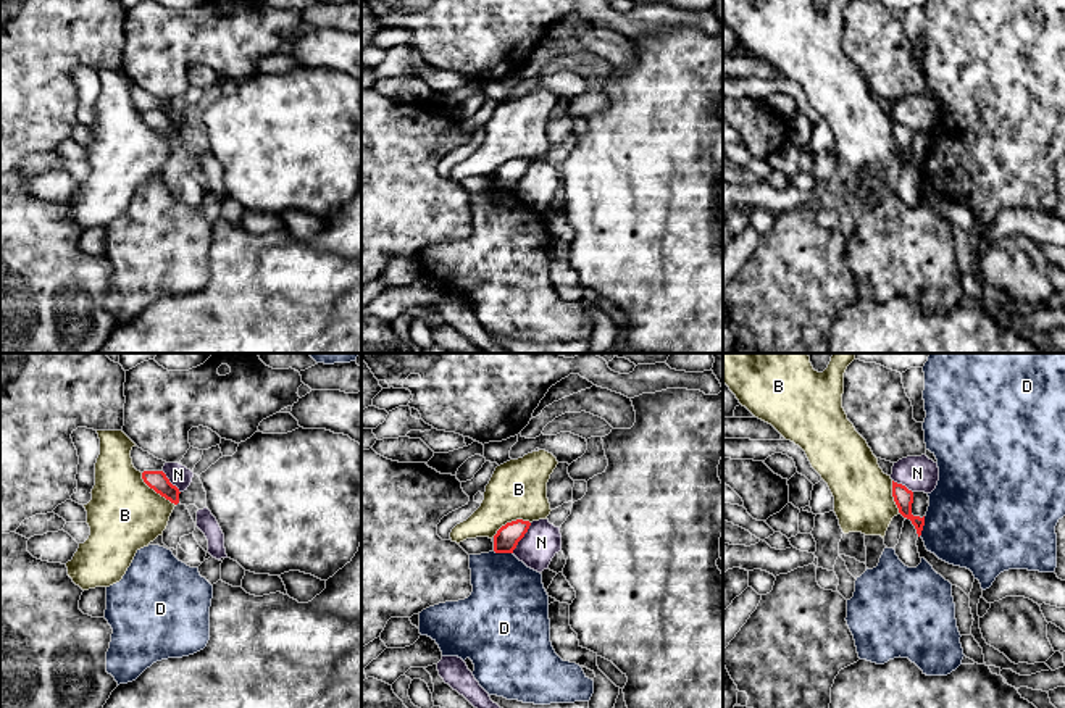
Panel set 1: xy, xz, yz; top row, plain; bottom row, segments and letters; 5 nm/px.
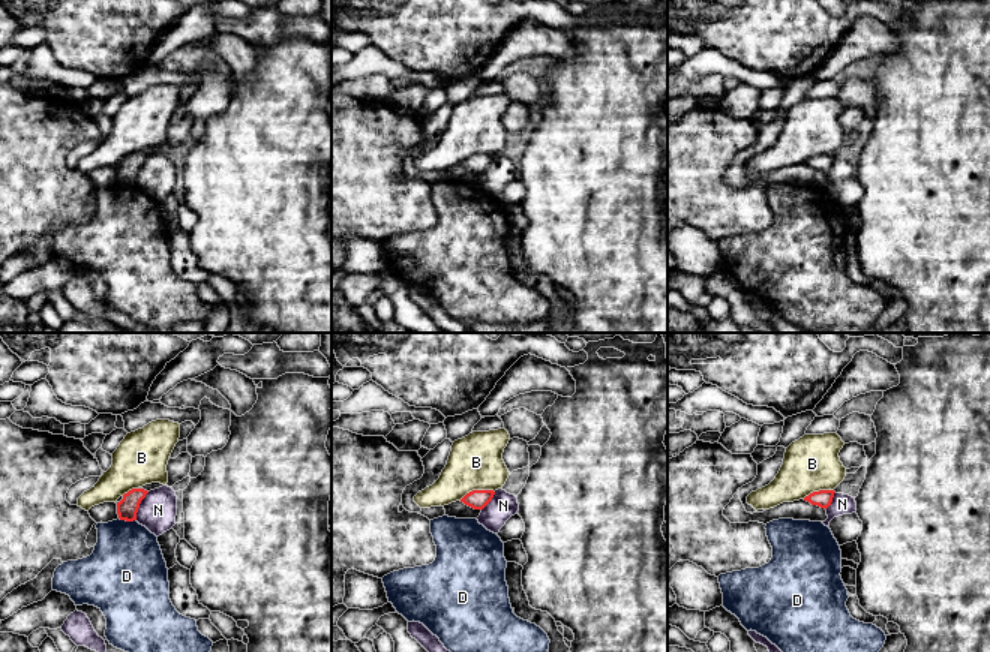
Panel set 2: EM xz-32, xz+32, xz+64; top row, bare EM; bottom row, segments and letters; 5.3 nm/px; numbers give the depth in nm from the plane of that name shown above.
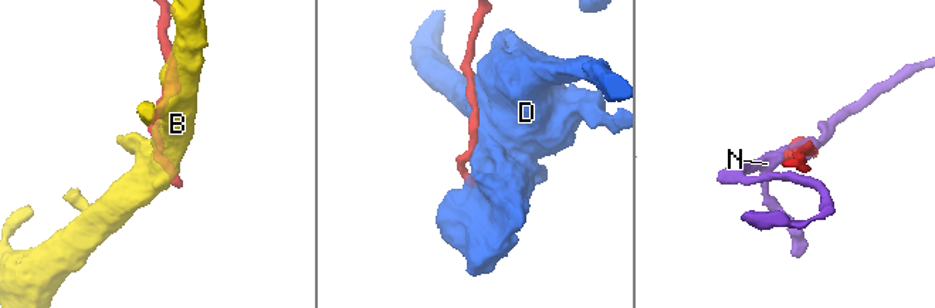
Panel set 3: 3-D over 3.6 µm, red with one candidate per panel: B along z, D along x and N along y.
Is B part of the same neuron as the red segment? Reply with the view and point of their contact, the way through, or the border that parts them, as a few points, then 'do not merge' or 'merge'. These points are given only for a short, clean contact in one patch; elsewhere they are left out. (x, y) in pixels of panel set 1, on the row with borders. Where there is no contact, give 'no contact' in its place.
xy (155, 491) | along xy (141, 473), (141, 478), (150, 487), (175, 505) | do not merge

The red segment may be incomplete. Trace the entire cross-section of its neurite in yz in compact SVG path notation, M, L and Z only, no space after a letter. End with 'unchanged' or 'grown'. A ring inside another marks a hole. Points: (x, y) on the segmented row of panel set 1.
M892 481L892 497L899 508L899 513L912 521L920 537L925 526L925 516L920 518L912 514L913 492L908 490L905 485Z; unchanged

